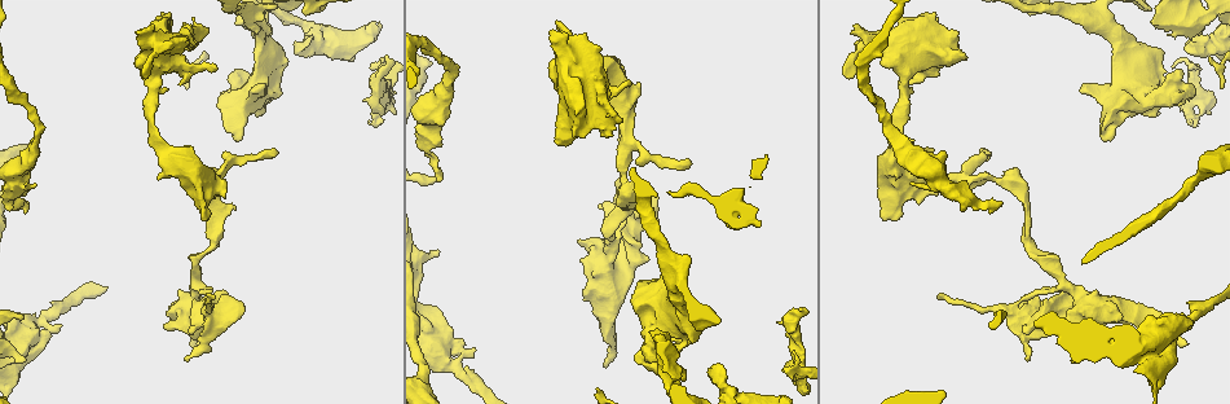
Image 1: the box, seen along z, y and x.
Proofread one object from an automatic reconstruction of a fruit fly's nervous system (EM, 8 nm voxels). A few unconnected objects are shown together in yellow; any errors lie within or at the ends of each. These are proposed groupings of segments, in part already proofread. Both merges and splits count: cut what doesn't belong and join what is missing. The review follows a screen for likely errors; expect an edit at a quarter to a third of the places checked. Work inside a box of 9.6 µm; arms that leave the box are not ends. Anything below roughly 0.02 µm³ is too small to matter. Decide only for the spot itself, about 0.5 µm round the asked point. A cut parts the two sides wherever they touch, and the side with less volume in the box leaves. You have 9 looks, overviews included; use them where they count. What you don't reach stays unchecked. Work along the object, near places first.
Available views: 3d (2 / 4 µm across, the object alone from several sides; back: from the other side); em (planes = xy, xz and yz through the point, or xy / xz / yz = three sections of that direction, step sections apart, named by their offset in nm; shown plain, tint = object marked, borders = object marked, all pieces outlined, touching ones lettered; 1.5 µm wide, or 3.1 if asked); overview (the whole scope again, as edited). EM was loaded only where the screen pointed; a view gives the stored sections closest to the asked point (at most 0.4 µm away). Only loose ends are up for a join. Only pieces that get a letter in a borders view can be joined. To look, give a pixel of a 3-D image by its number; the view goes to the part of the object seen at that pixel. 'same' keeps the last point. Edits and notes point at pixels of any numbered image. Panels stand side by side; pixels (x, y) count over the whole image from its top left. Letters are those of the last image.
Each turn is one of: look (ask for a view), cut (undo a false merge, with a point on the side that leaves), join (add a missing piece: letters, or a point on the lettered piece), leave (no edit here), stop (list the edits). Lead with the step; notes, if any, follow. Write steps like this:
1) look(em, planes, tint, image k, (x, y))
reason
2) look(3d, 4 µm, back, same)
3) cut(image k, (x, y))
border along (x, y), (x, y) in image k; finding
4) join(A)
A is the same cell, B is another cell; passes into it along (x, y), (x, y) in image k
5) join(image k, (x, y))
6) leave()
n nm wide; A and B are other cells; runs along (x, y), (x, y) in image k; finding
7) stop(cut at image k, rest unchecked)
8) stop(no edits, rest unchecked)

look(em, planes, borders, image 1, (551, 30))
an open end

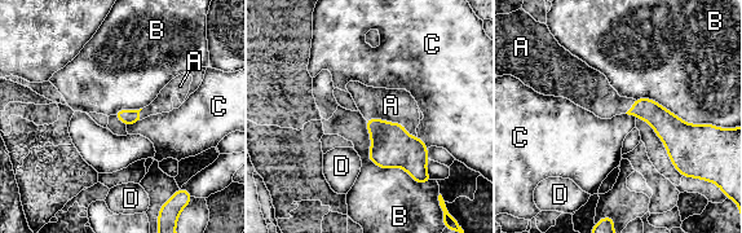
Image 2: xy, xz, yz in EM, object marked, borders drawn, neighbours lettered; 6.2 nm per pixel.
join(A)
A is the same cell, B, C and D are other cells; the neuron continues

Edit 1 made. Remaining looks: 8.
look(3d, 2 µm, image 1, (186, 74))
an open end

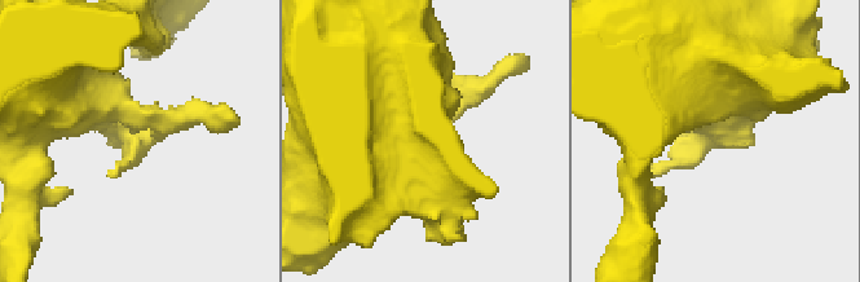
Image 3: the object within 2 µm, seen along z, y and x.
look(em, planes, borders, image 3, (751, 138))
now the EM

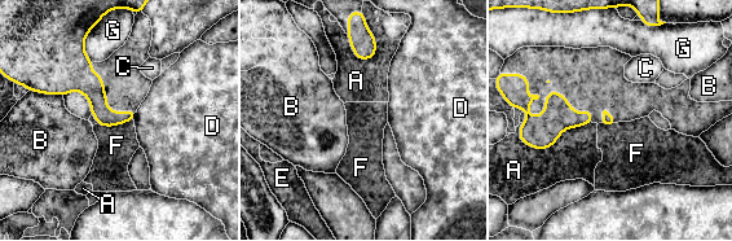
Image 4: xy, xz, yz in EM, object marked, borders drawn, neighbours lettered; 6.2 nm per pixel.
leave()
A, B, C, D, E, F and G are other cells; border along (132, 119), (111, 126), (96, 125) in image 4; no lettered piece goes on from it

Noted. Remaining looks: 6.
look(em, yz, step 8, borders, image 1, (475, 348))
thick end

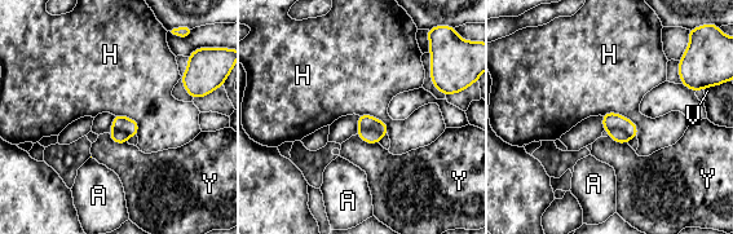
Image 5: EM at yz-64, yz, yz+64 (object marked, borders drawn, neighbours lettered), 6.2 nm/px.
cut(image 5, (367, 136))
A, H, V and Y are other cells; a second neuron is stuck on

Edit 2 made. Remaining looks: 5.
look(3d, 2 µm, image 1, (1194, 96))
thick end

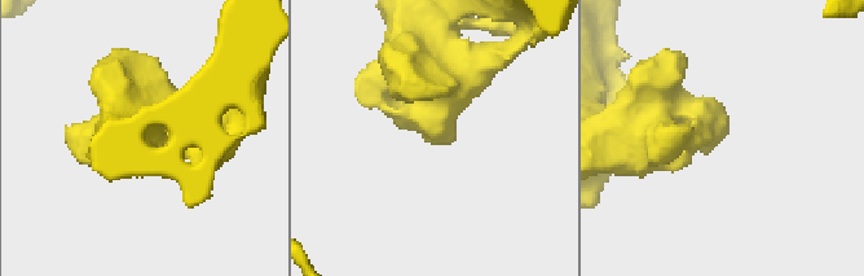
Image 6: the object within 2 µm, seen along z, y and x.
look(em, planes, plain, image 6, (725, 129))
arms of 280, 380 nm; shape alone is not enough

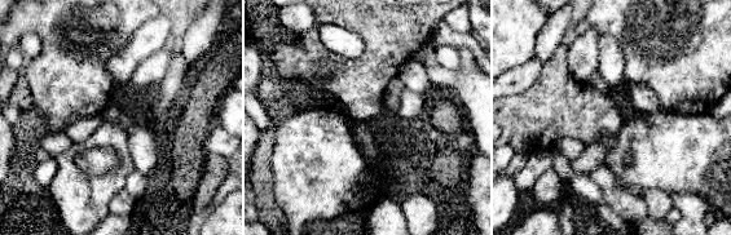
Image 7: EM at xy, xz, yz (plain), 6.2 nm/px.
look(em, planes, borders, same)

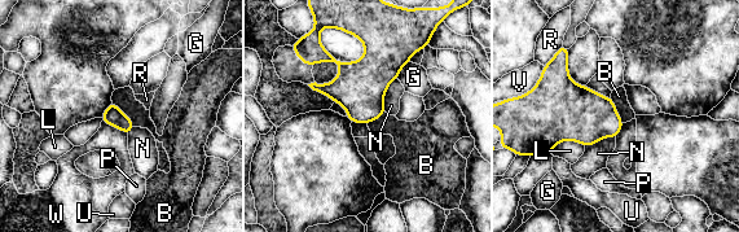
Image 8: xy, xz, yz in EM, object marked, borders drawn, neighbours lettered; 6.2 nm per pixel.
leave()
N touches over 220 nm; B, G, L, N, P, R, U, V and W are other cells; none of them fits

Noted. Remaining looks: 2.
stop(join at image 2, cut at image 5, rest unchecked)

